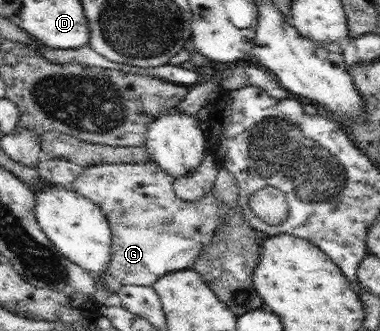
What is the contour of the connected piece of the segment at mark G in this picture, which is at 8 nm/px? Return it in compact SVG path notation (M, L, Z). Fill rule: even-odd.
M155 161L131 163L100 163L83 169L83 174L67 187L99 205L106 214L112 230L110 264L106 273L118 285L153 286L167 273L191 269L204 246L210 245L228 215L228 206L219 202L212 190L197 202L179 198L174 192L174 177L165 172Z

